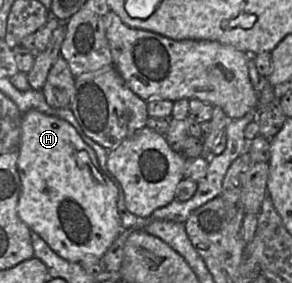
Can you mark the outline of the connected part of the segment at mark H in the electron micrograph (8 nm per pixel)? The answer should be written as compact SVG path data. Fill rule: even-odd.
M38 110L24 113L17 169L21 188L16 211L20 220L67 261L80 263L86 256L100 259L122 230L117 210L118 188L108 172L101 169L94 150L83 142L73 126Z

